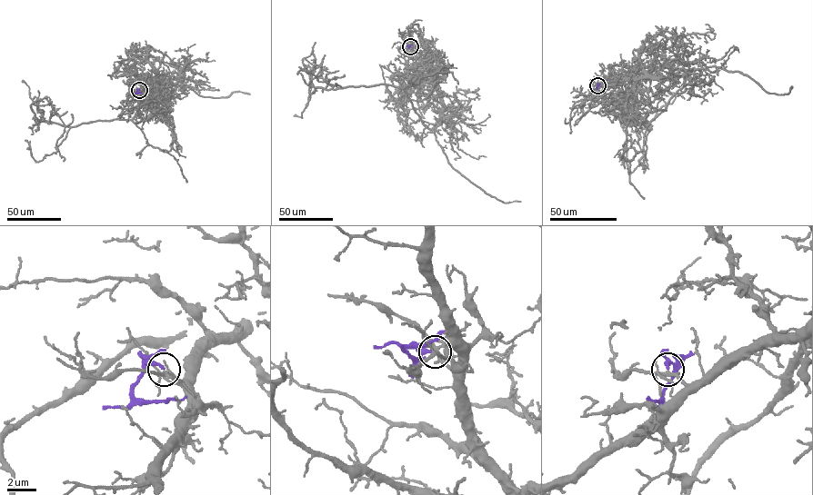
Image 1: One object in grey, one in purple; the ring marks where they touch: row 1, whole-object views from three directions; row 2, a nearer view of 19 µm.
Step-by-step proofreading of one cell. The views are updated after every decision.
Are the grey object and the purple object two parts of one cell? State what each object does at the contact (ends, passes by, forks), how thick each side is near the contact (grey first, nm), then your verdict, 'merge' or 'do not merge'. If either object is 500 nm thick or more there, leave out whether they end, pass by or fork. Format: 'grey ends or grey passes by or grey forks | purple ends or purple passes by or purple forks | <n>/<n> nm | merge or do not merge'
grey forks | purple passes by | 200/170 nm | do not merge

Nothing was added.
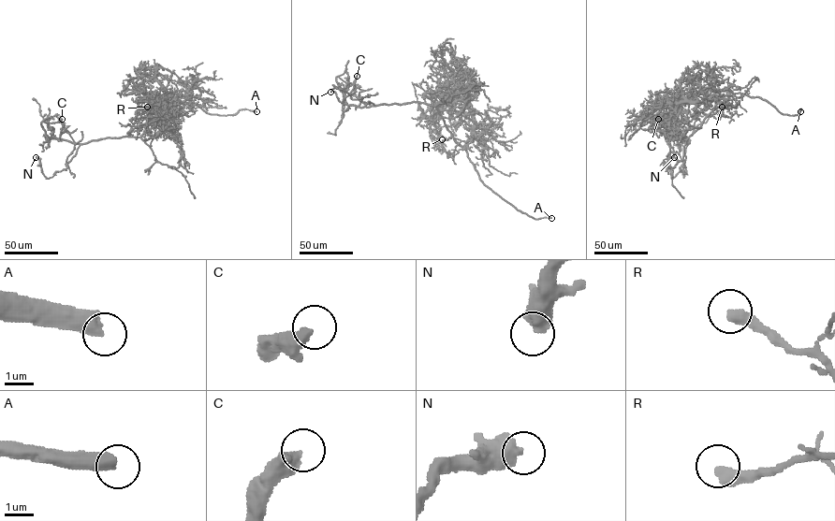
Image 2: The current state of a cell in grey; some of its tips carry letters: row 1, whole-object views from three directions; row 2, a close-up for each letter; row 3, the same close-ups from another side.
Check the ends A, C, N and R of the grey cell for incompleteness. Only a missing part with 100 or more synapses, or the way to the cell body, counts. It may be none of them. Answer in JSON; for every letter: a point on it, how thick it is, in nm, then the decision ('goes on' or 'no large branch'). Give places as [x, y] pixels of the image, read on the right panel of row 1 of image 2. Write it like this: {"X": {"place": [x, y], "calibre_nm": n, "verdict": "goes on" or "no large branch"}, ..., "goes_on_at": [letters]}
{"A": {"place": [800, 111], "calibre_nm": 420, "verdict": "goes on"}, "C": {"place": [658, 119], "calibre_nm": 440, "verdict": "no large branch"}, "N": {"place": [674, 157], "calibre_nm": 650, "verdict": "no large branch"}, "R": {"place": [722, 107], "calibre_nm": 440, "verdict": "no large branch"}, "goes_on_at": ["A"]}

